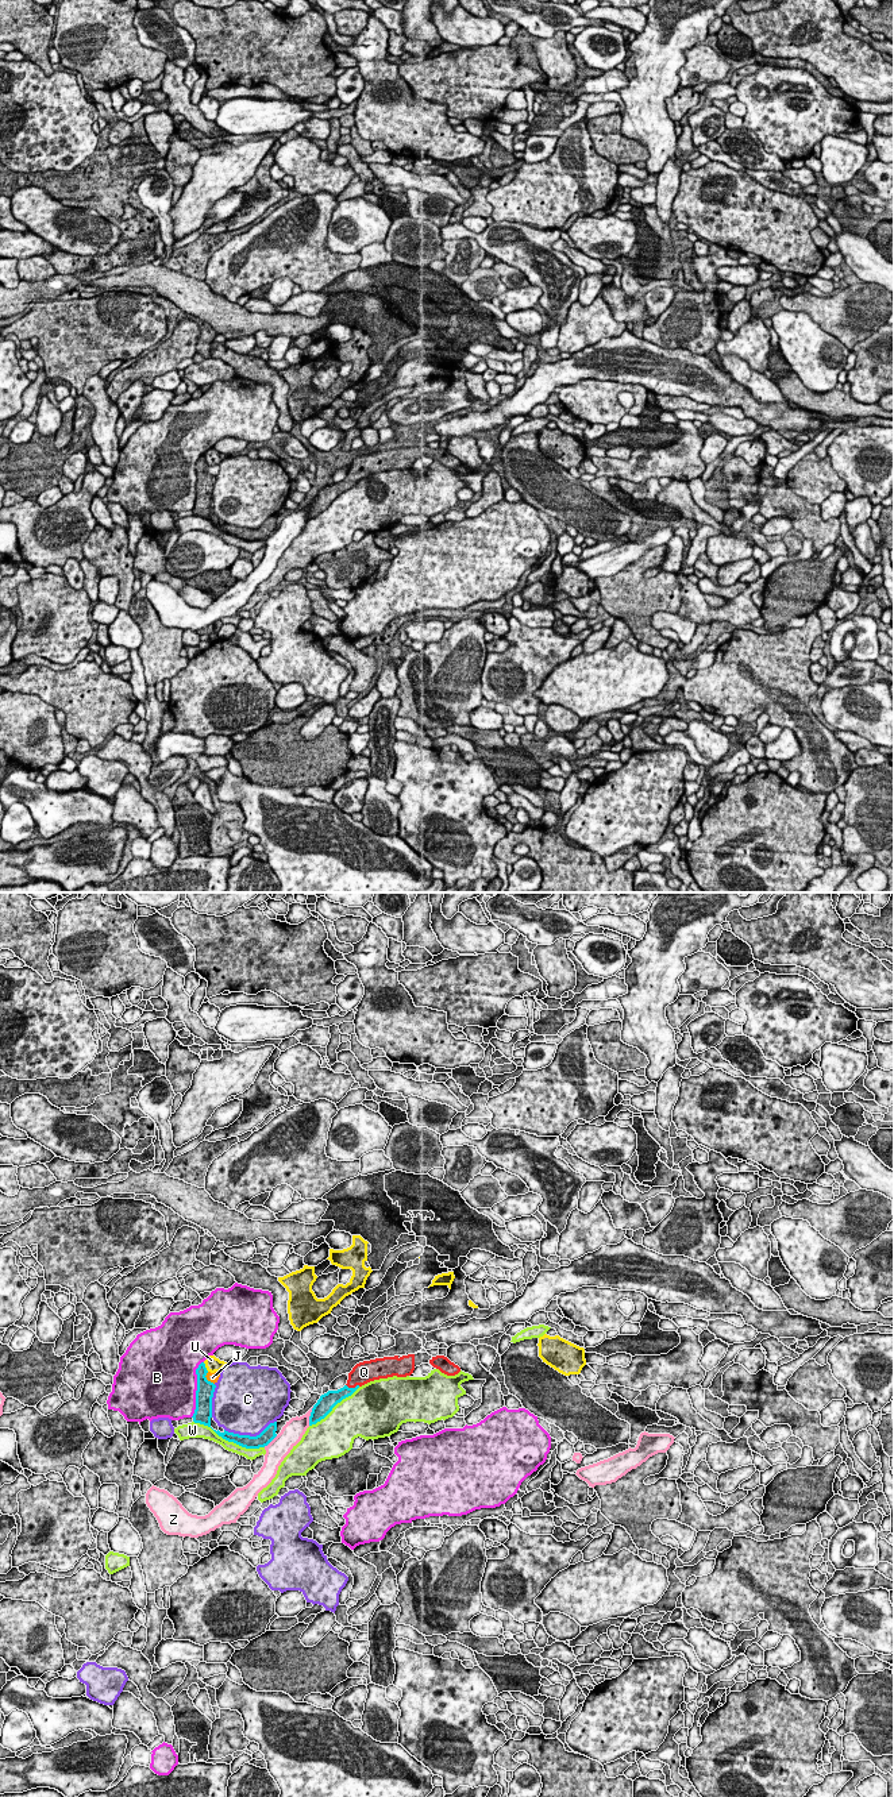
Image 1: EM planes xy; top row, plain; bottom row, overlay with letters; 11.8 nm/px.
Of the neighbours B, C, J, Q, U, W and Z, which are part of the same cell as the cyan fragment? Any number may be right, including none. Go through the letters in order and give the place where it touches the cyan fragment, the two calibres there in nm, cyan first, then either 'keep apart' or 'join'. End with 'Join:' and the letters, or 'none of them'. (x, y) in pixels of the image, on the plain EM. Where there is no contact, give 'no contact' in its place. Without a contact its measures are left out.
B: contact xy (197, 482); calibres 220 and 480 nm; keep apart
C: contact xy (249, 528); calibres 160 and 480 nm; keep apart
J: contact xy (205, 471); calibres 220 and 120 nm; keep apart
Q: contact xy (353, 481); calibres 160 and 260 nm; join
U: contact xy (204, 459); calibres 190 and 190 nm; keep apart
W: contact xy (228, 533); calibres 160 and 130 nm; keep apart
Z: contact xy (309, 509); calibres 200 and 240 nm; keep apart
Join: Q

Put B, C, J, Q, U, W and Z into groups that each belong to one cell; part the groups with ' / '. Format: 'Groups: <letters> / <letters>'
Groups: B / C / J / Q / U / W / Z

